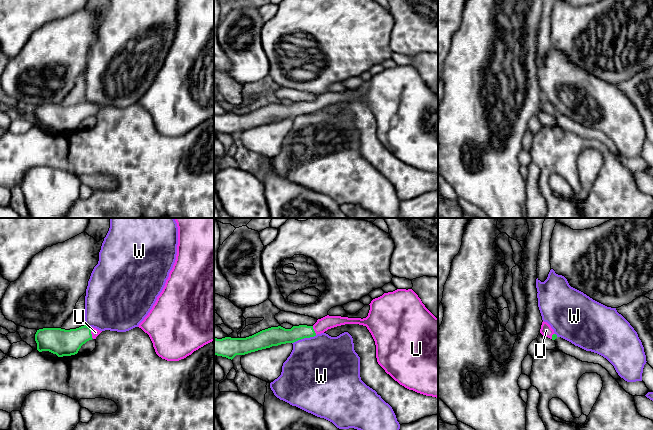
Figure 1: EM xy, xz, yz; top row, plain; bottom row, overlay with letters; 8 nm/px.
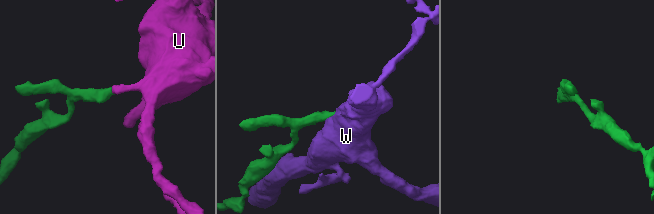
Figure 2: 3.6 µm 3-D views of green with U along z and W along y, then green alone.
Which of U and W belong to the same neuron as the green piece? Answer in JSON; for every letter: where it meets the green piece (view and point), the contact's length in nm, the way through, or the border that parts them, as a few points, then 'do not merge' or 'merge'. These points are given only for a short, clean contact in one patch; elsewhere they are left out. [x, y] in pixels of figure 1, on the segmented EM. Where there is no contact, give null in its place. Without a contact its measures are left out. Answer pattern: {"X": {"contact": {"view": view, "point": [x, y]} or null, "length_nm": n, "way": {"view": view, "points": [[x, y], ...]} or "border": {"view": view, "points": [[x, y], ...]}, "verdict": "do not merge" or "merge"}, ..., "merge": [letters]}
{"U": {"contact": {"view": "xy", "point": [90, 333]}, "length_nm": 100, "way": {"view": "xy", "points": [[61, 342], [90, 333], [95, 332]]}, "verdict": "merge"}, "W": {"contact": {"view": "xz", "point": [304, 337]}, "length_nm": 220, "border": {"view": "xz", "points": [[316, 335], [304, 337], [292, 343]]}, "verdict": "do not merge"}, "merge": ["U"]}

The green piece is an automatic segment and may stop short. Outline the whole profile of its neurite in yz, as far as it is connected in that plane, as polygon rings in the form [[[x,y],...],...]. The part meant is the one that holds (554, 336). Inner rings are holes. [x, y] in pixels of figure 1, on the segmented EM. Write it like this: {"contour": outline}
{"contour": [[[544,321],[542,322],[540,333],[552,340],[555,340],[557,338],[557,335],[554,333],[554,330],[551,328],[551,326]]]}

